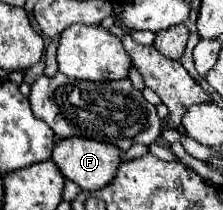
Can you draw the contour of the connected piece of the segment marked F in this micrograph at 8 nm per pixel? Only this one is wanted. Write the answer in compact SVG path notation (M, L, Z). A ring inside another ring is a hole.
M69 136L67 140L57 140L51 152L51 160L57 164L61 174L81 186L83 190L97 190L103 188L111 182L111 178L117 172L117 166L121 162L121 150L113 144L107 142L97 142L97 140L87 140L81 136Z

